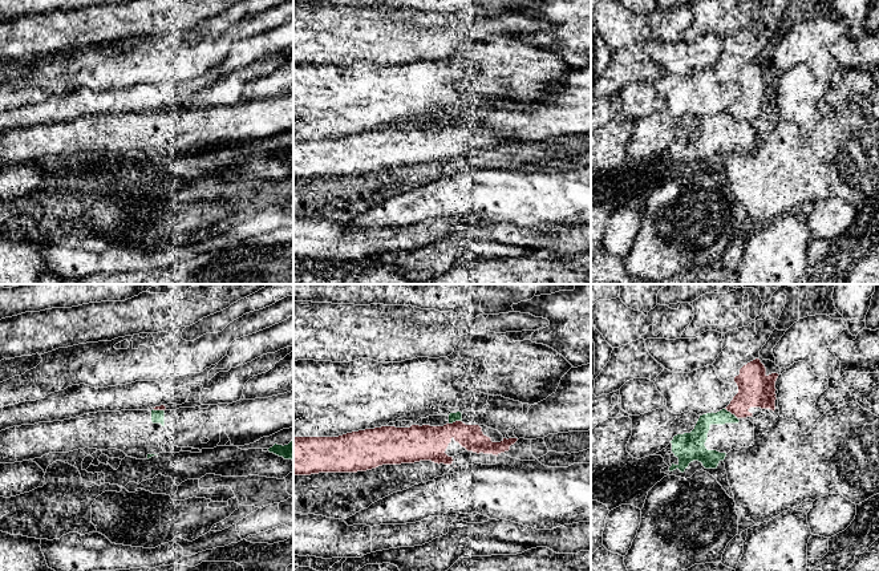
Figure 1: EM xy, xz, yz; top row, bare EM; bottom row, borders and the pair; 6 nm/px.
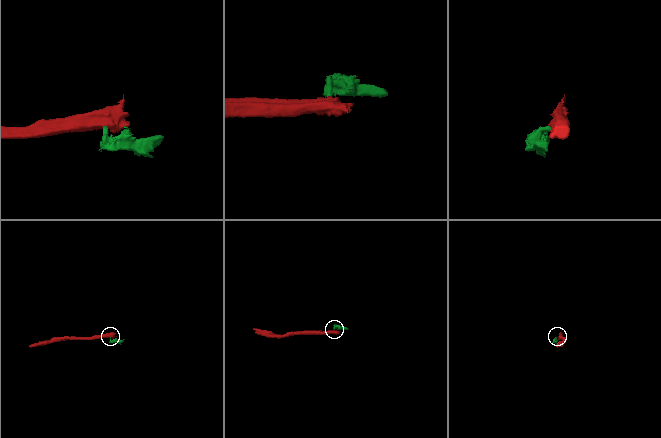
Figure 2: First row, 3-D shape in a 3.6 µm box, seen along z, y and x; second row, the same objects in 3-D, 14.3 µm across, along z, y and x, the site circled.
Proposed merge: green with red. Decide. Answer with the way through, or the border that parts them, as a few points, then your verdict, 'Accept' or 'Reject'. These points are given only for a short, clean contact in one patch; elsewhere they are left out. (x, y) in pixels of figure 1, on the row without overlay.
Reject

